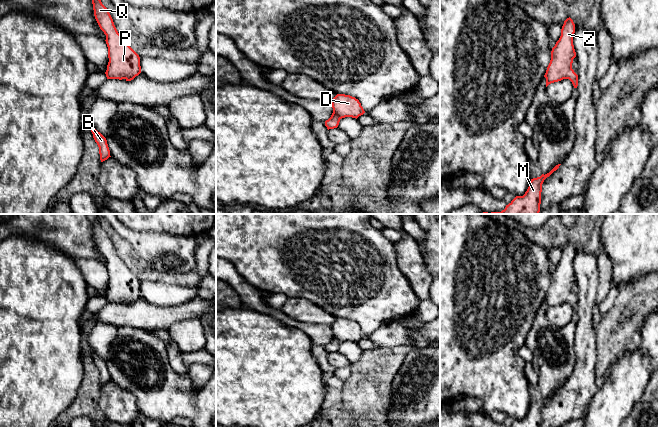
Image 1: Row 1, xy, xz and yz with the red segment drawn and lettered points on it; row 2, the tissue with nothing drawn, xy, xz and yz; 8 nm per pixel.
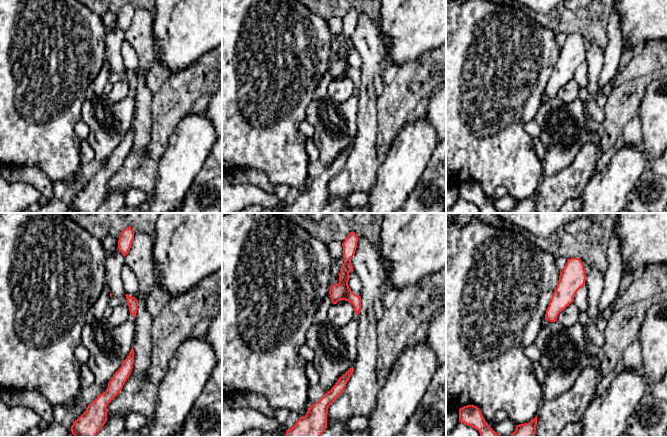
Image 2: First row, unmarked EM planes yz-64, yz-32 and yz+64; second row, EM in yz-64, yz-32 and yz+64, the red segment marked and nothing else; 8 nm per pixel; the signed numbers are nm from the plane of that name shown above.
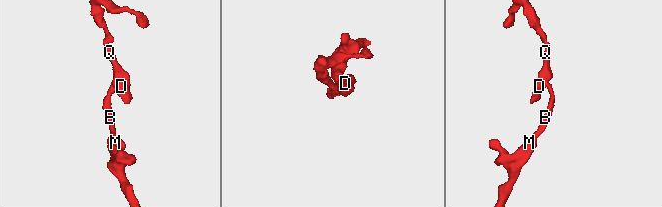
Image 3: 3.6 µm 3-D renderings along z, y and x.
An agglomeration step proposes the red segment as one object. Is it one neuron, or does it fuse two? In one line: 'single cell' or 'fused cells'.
single cell

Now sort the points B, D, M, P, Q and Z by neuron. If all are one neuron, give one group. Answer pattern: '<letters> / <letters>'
B D M P Q Z

